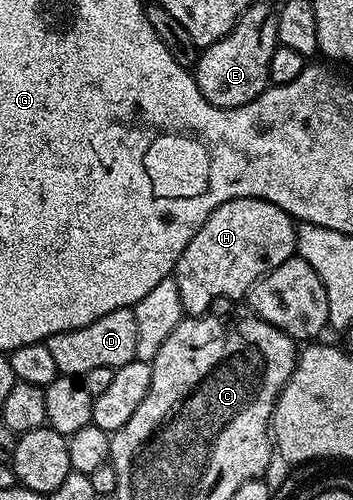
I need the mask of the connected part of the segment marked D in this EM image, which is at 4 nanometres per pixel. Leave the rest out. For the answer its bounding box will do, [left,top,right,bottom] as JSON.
[46,307,138,377]

